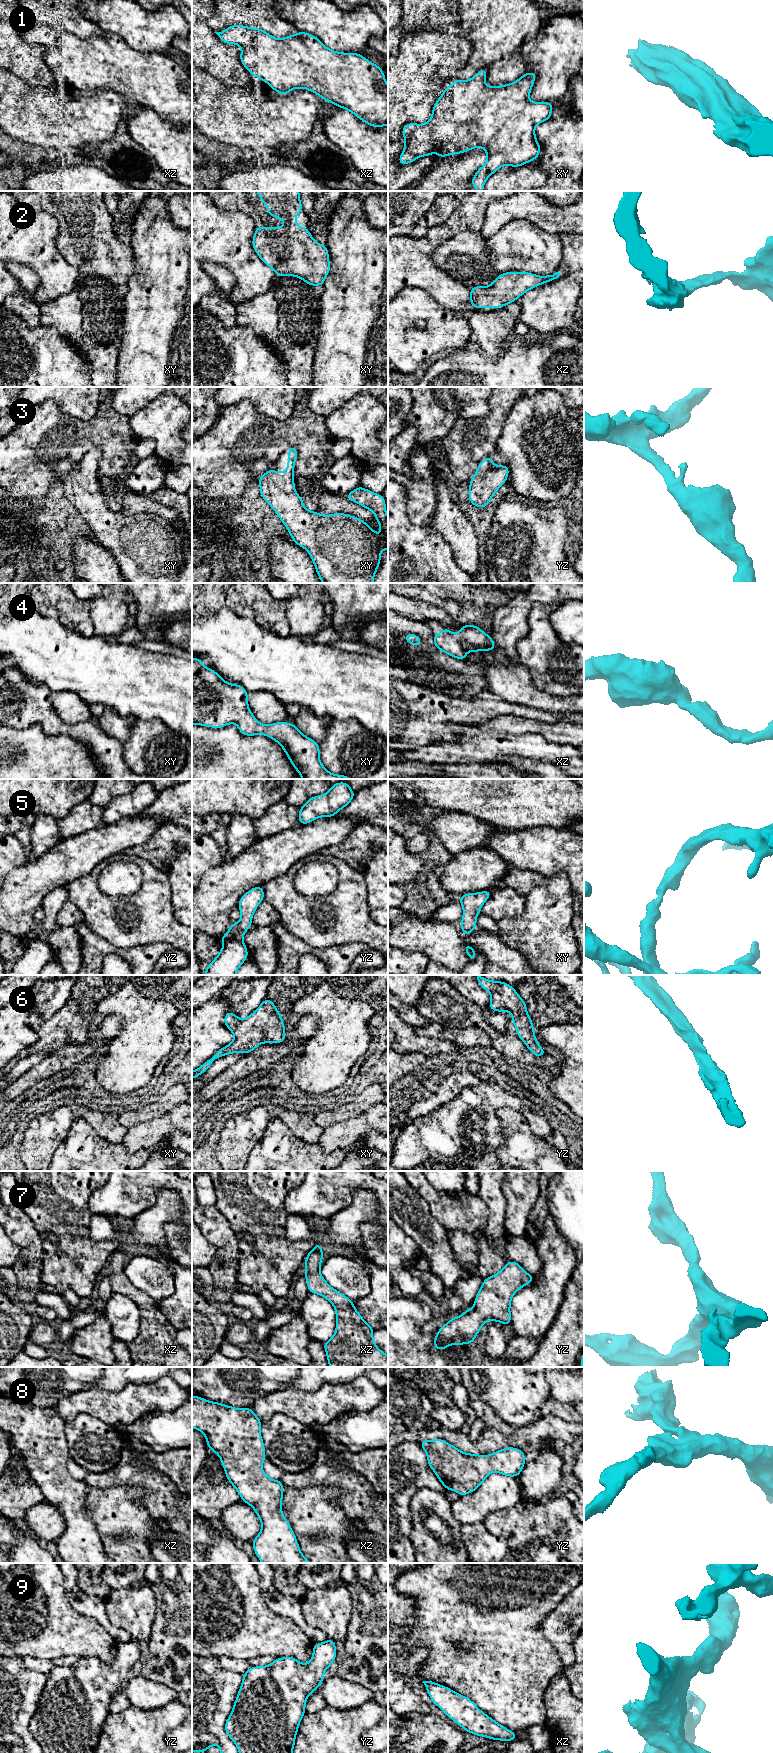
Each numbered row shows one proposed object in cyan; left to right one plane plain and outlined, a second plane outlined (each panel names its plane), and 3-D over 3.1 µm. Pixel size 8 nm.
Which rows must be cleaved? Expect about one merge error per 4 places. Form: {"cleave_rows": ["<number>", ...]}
{"cleave_rows": []}

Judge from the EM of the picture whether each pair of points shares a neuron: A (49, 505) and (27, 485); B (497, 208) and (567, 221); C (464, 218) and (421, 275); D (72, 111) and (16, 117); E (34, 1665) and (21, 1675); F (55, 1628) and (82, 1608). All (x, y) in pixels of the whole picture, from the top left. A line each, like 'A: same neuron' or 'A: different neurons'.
A: different neurons
B: same neuron
C: same neuron
D: same neuron
E: different neurons
F: different neurons

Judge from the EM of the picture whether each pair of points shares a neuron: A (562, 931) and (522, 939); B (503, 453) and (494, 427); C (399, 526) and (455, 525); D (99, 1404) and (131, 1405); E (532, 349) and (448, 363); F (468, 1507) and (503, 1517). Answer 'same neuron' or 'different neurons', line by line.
A: same neuron
B: different neurons
C: different neurons
D: same neuron
E: same neuron
F: different neurons

